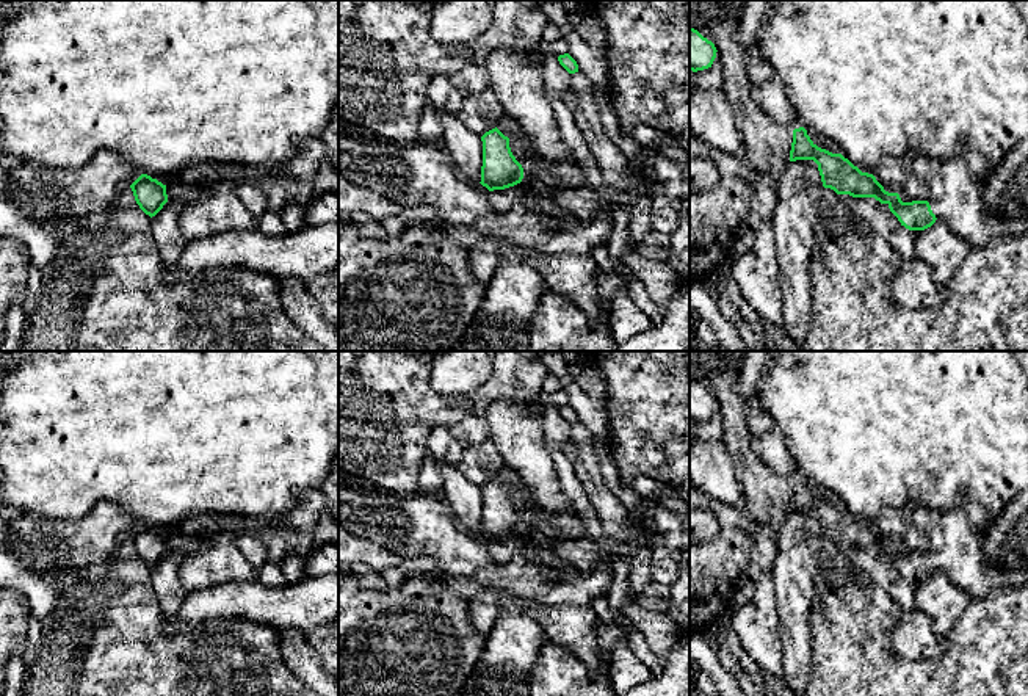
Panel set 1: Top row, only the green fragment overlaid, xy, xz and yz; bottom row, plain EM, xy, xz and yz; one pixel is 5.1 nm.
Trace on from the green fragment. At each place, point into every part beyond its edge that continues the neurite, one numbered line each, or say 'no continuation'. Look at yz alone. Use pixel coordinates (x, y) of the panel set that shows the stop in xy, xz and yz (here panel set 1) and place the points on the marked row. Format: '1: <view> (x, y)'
1: yz (955, 198)

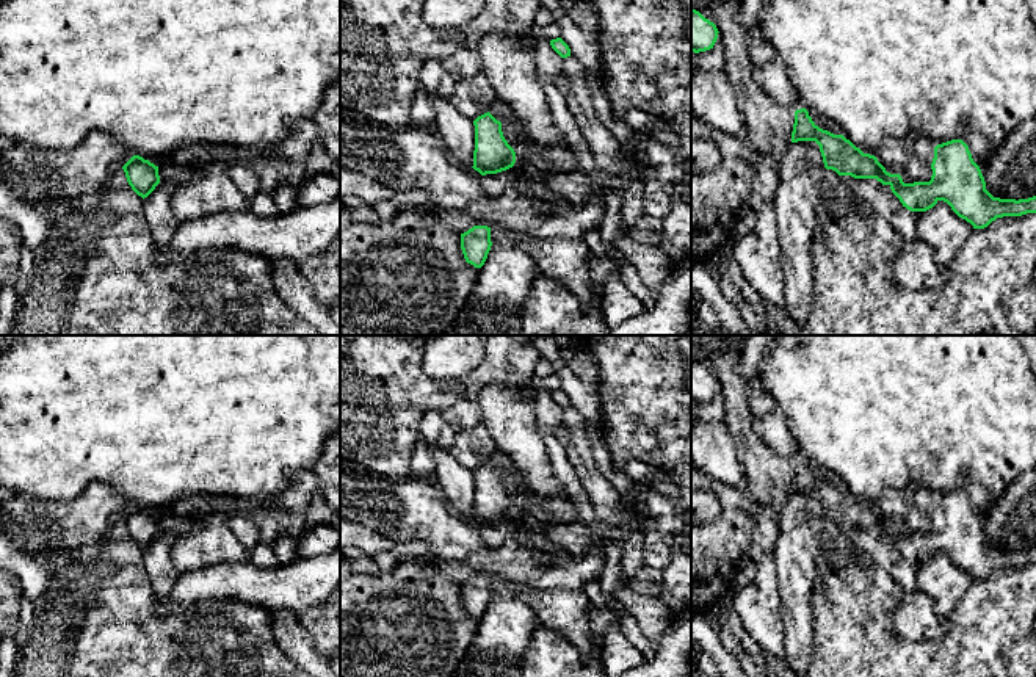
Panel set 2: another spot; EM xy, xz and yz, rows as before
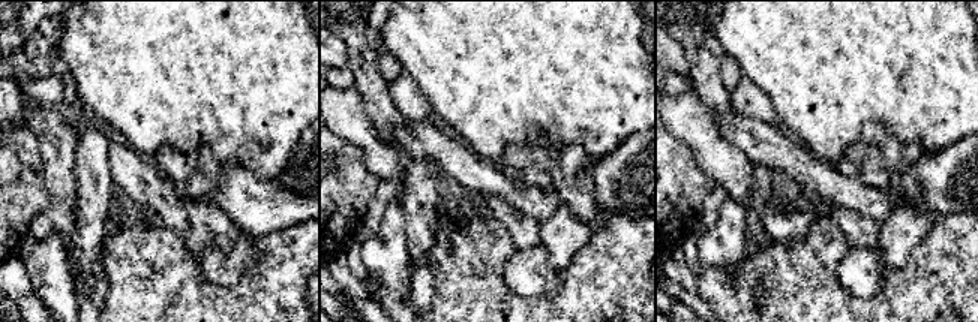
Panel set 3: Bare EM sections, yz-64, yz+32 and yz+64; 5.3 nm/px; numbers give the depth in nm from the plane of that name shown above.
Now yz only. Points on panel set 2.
no continuation

